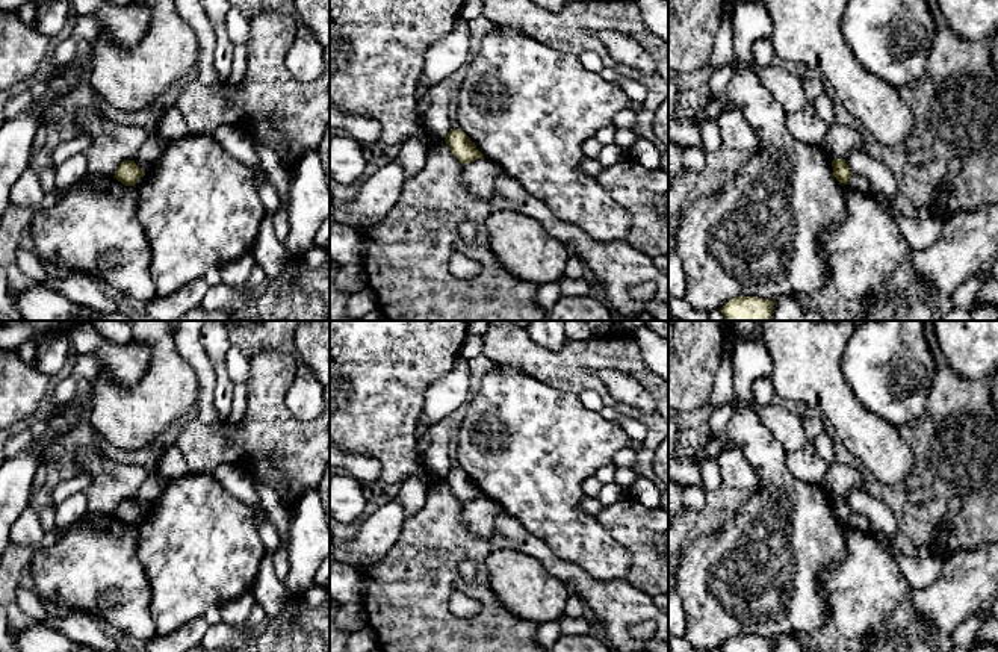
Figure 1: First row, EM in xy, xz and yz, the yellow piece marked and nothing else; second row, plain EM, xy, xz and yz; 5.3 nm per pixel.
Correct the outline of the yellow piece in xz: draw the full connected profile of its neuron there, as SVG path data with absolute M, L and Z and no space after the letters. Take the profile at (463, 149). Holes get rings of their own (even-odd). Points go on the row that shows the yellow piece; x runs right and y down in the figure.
M460 127L455 130L449 130L445 141L451 147L452 154L463 165L475 162L484 156Z

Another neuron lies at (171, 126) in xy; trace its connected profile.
M157 107L156 115L159 118L157 135L166 142L181 139L191 133L177 107Z

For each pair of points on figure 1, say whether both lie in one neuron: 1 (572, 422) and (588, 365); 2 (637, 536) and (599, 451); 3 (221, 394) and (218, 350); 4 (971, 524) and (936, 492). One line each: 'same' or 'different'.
1: different
2: different
3: same
4: same

